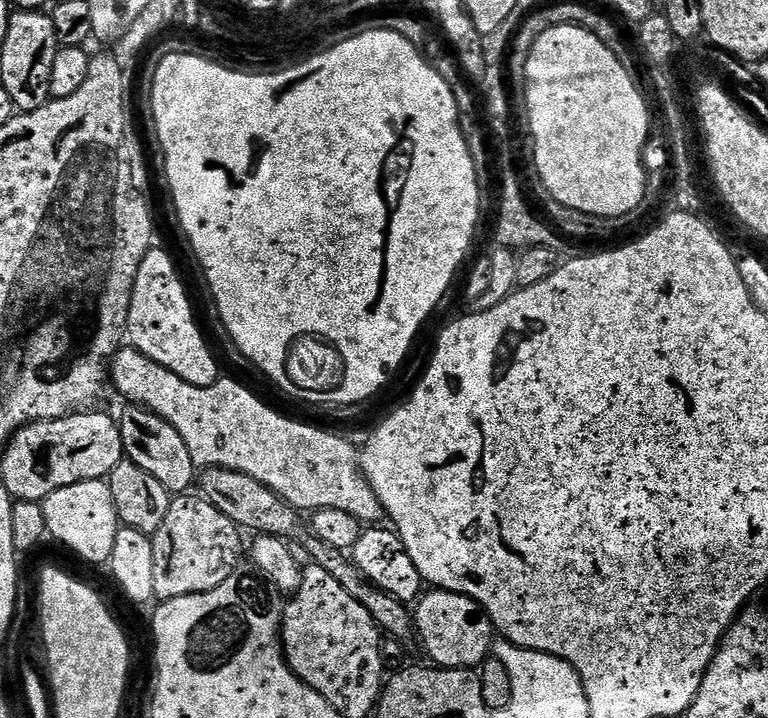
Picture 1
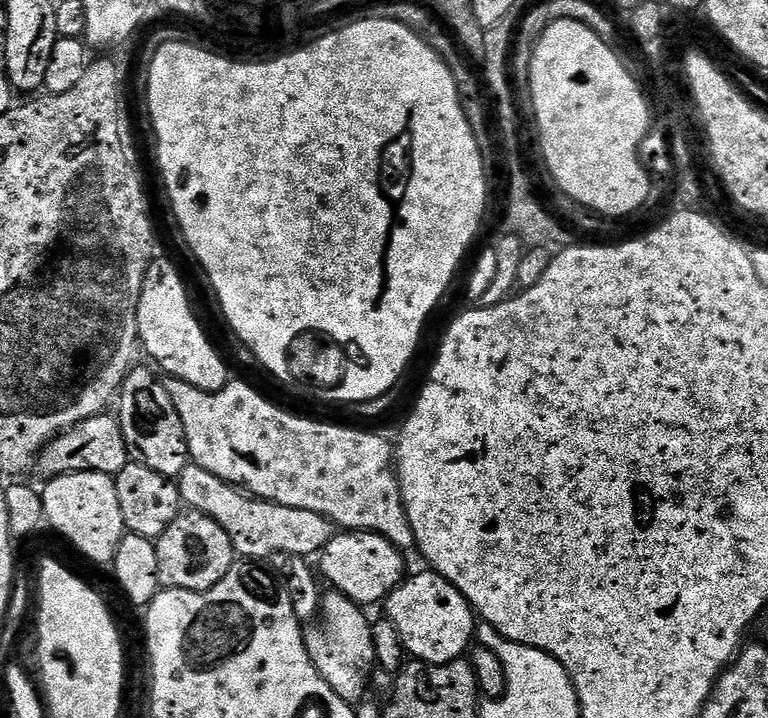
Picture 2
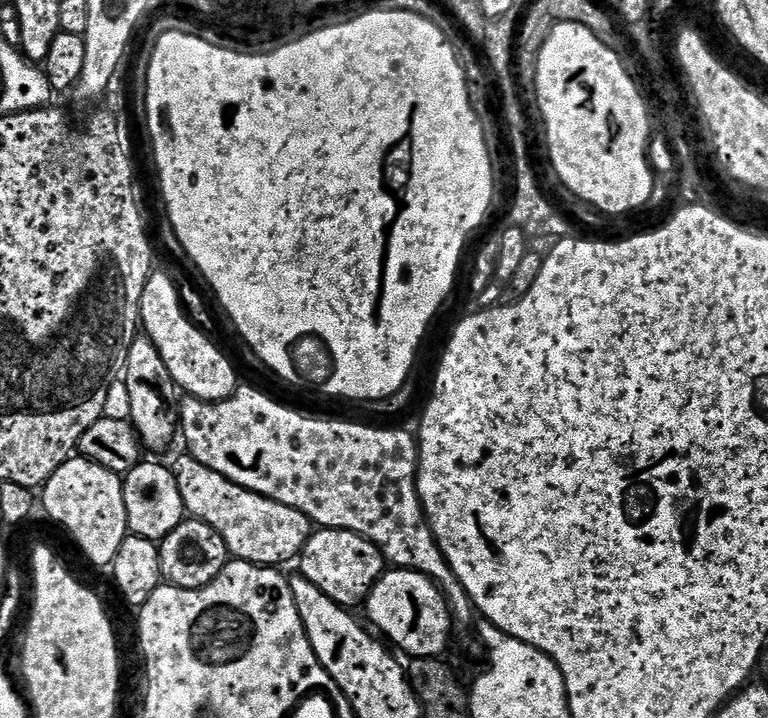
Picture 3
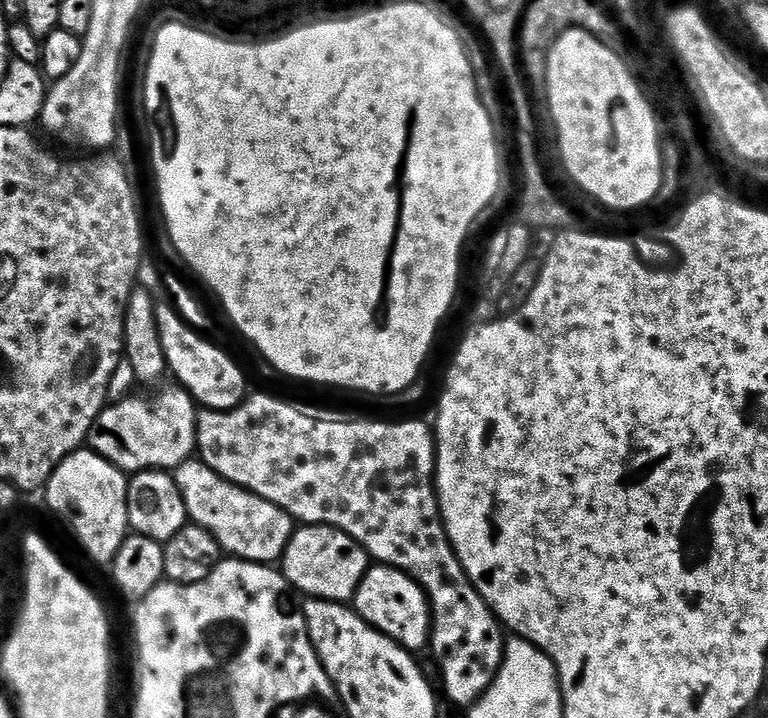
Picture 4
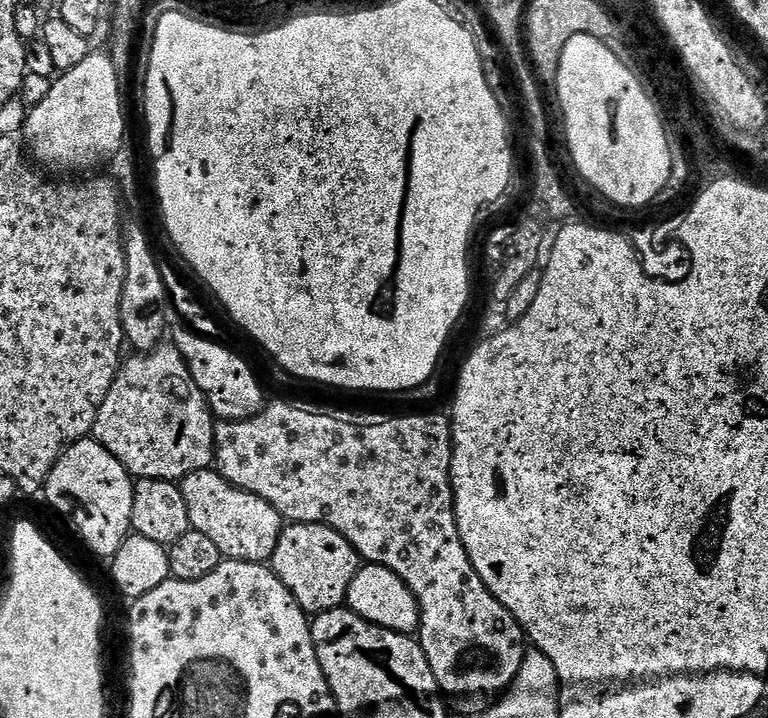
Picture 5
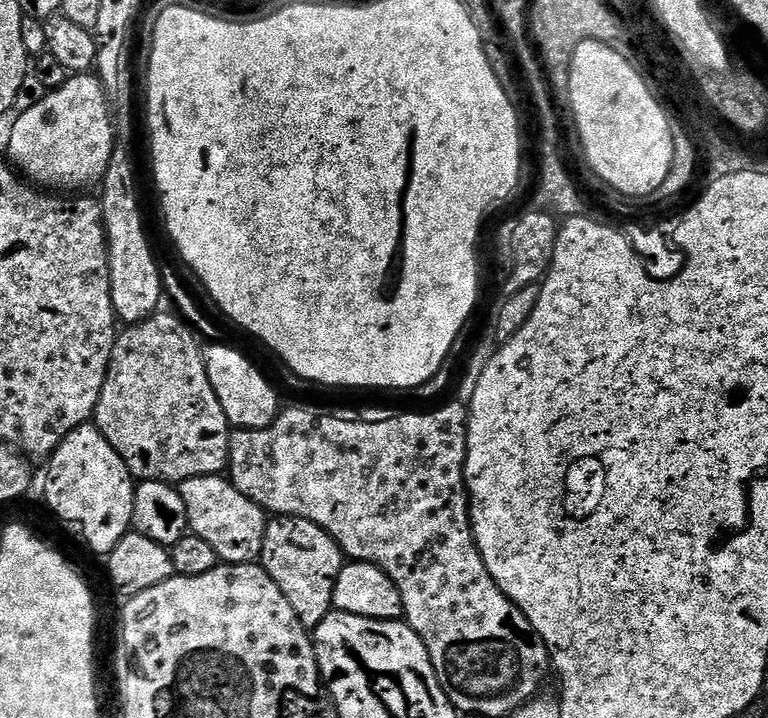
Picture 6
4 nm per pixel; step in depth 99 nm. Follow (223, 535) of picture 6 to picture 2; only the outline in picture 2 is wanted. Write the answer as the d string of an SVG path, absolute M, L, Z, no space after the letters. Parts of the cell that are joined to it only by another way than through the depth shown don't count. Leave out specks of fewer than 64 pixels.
M189 462L186 470L182 470L178 484L180 496L188 503L185 505L191 511L214 518L214 522L218 522L218 526L222 526L222 530L230 534L230 542L237 557L247 558L252 562L264 562L260 560L266 559L267 556L315 557L332 541L334 525L326 517L310 510L298 510L274 504L270 500L253 498L239 487L226 483L222 478L210 474L210 470L197 464Z

